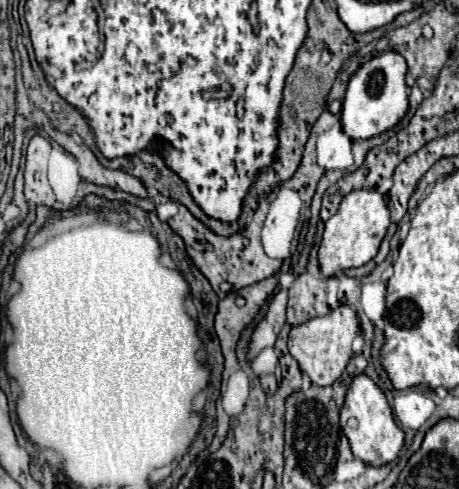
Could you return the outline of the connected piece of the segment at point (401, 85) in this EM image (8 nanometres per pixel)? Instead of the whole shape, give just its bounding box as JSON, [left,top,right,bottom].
[341,51,409,141]

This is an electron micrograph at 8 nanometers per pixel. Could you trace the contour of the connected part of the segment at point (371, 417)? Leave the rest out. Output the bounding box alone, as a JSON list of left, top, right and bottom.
[341,375,405,467]

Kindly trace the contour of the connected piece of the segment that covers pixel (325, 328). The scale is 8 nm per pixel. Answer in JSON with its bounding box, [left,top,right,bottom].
[289,305,361,387]

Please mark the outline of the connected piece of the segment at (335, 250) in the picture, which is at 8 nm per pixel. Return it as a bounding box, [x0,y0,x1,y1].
[319,189,391,275]

